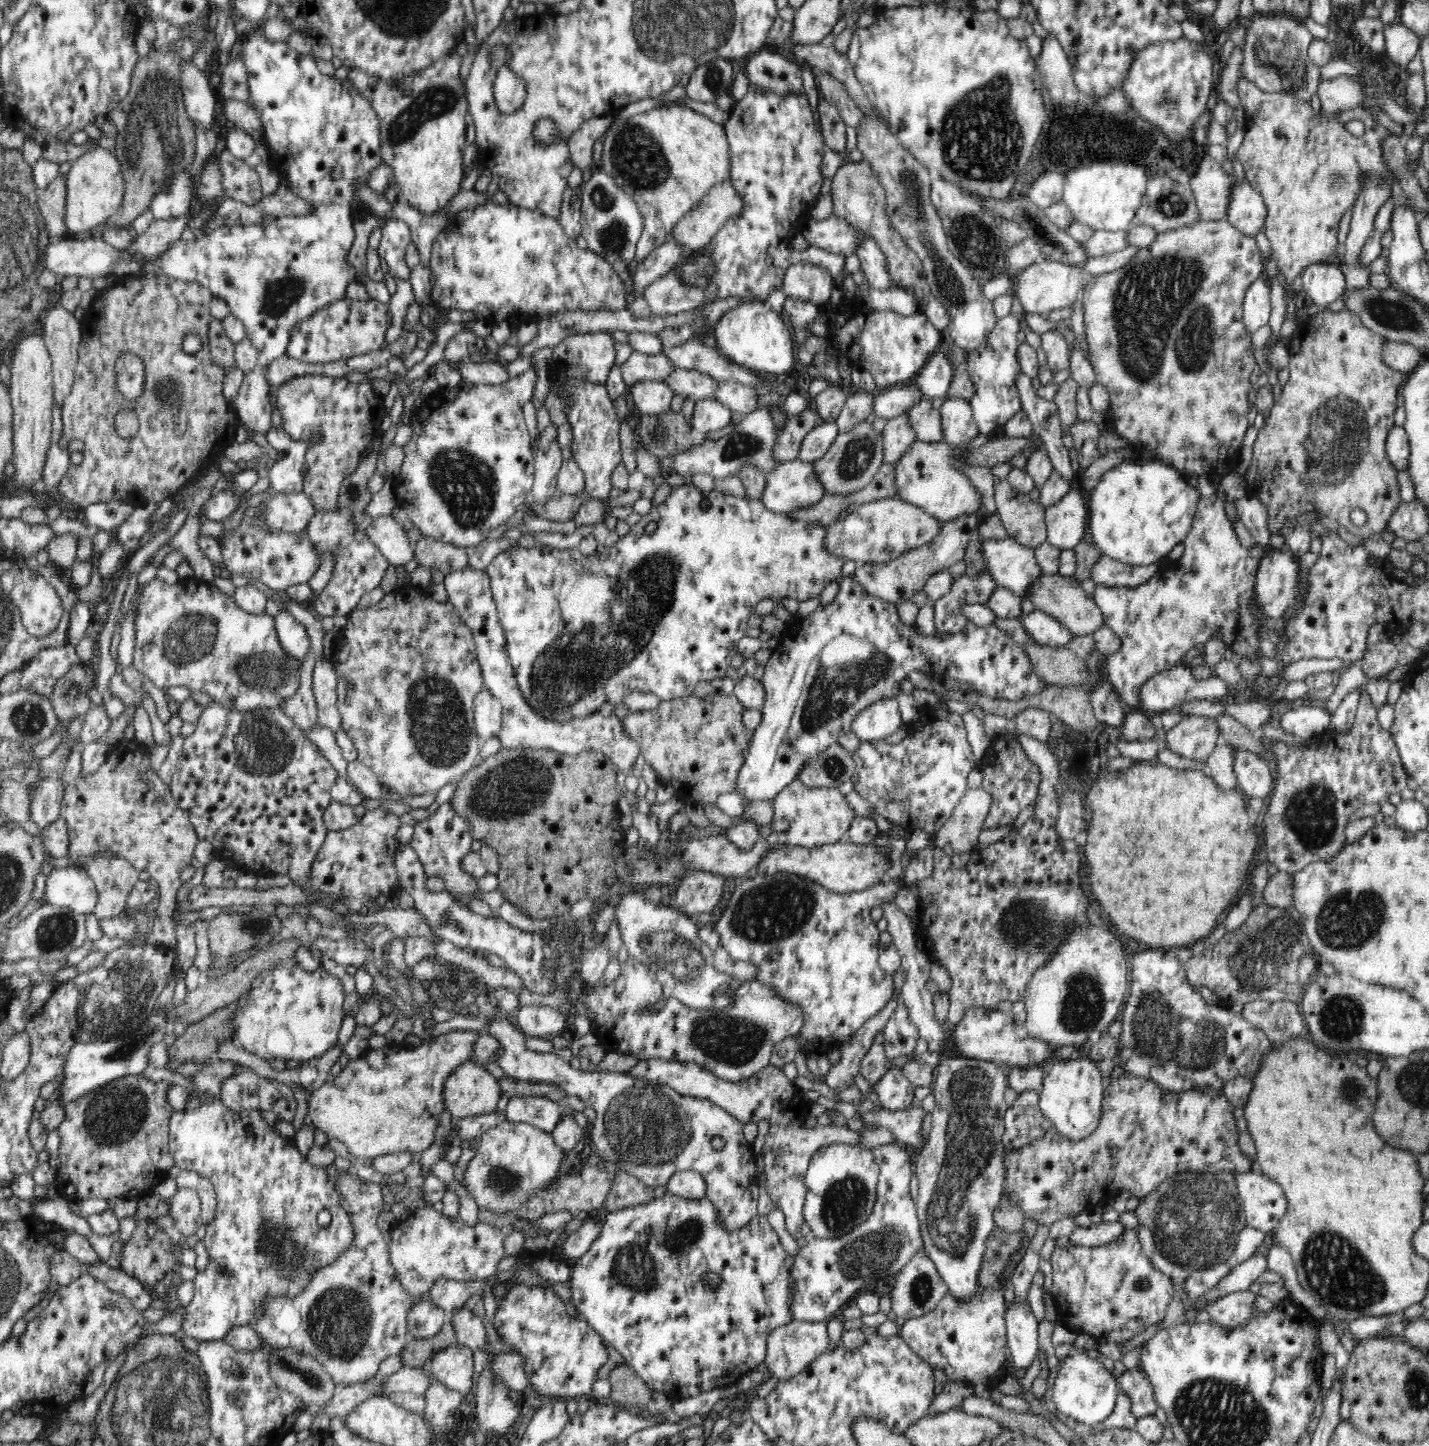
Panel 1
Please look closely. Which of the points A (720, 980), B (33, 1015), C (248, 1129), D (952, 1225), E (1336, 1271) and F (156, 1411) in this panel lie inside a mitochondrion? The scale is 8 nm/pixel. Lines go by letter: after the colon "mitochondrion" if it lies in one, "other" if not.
A: mitochondrion
B: other
C: other
D: mitochondrion
E: mitochondrion
F: mitochondrion

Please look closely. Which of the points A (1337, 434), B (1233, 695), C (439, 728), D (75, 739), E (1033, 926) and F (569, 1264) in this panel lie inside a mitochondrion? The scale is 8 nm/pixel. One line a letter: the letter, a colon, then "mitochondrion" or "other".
A: mitochondrion
B: other
C: mitochondrion
D: other
E: mitochondrion
F: other

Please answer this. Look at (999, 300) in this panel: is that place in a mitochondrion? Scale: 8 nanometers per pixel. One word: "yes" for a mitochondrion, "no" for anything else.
no

